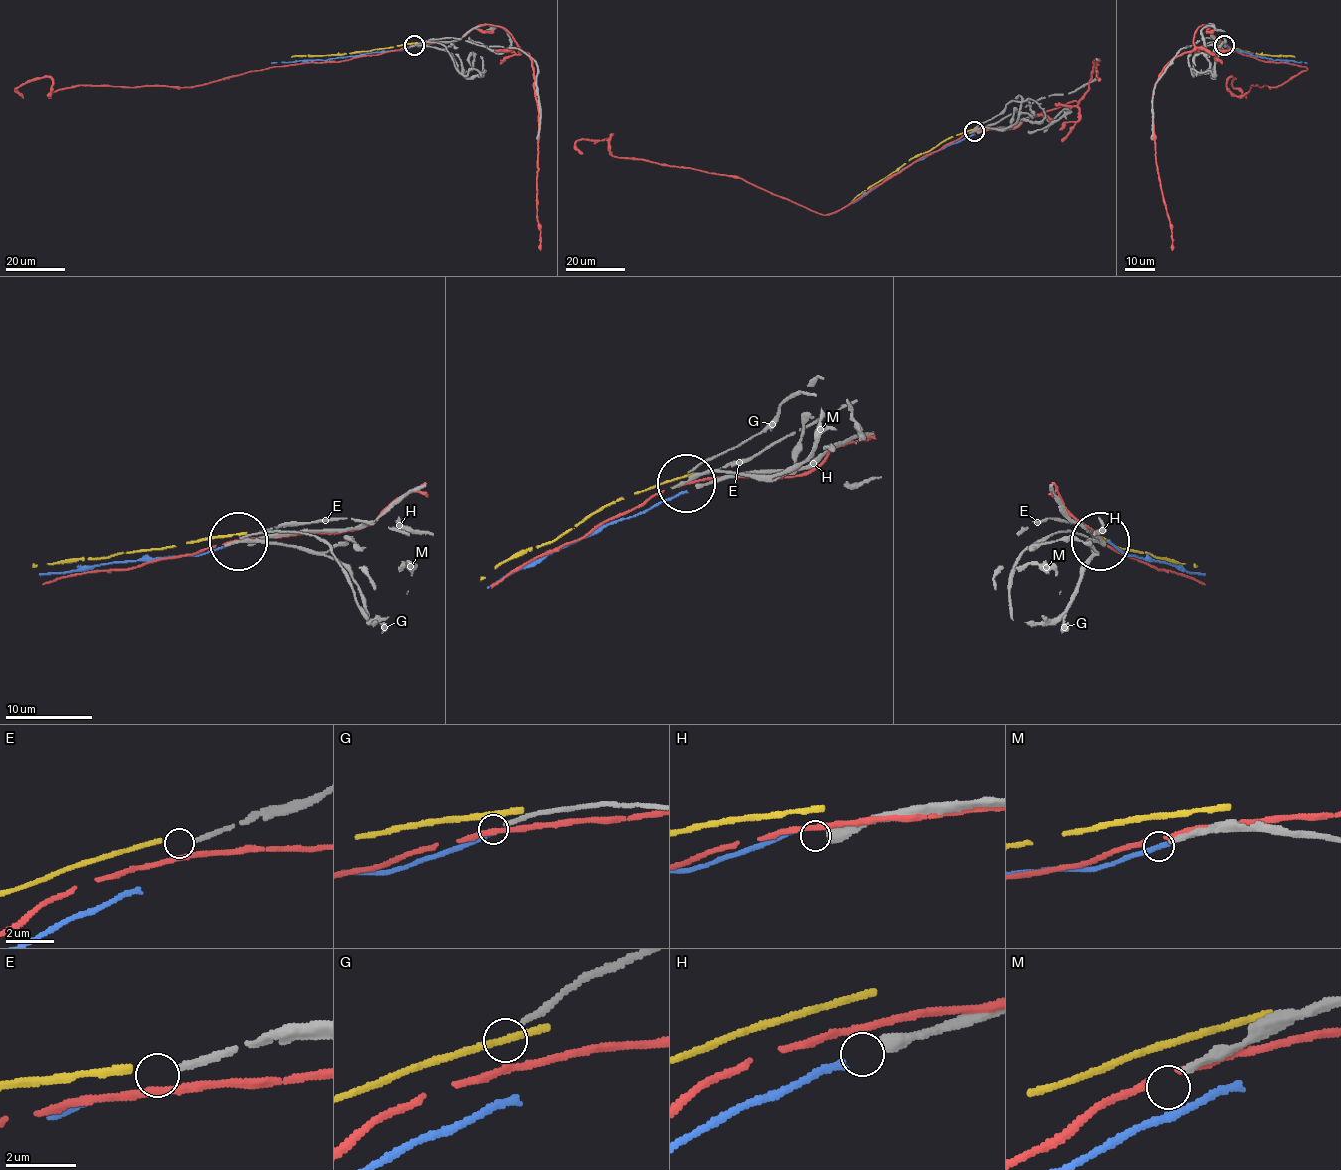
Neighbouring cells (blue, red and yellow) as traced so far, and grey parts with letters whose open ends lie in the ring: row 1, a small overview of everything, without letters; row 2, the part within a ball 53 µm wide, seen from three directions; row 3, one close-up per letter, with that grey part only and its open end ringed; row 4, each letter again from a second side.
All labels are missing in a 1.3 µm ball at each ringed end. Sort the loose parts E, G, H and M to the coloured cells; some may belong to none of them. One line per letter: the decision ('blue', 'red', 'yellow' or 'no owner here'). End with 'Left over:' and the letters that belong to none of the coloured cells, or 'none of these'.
E: no owner here
G: no owner here
H: no owner here
M: no owner here
Left over: E, G, H, M

